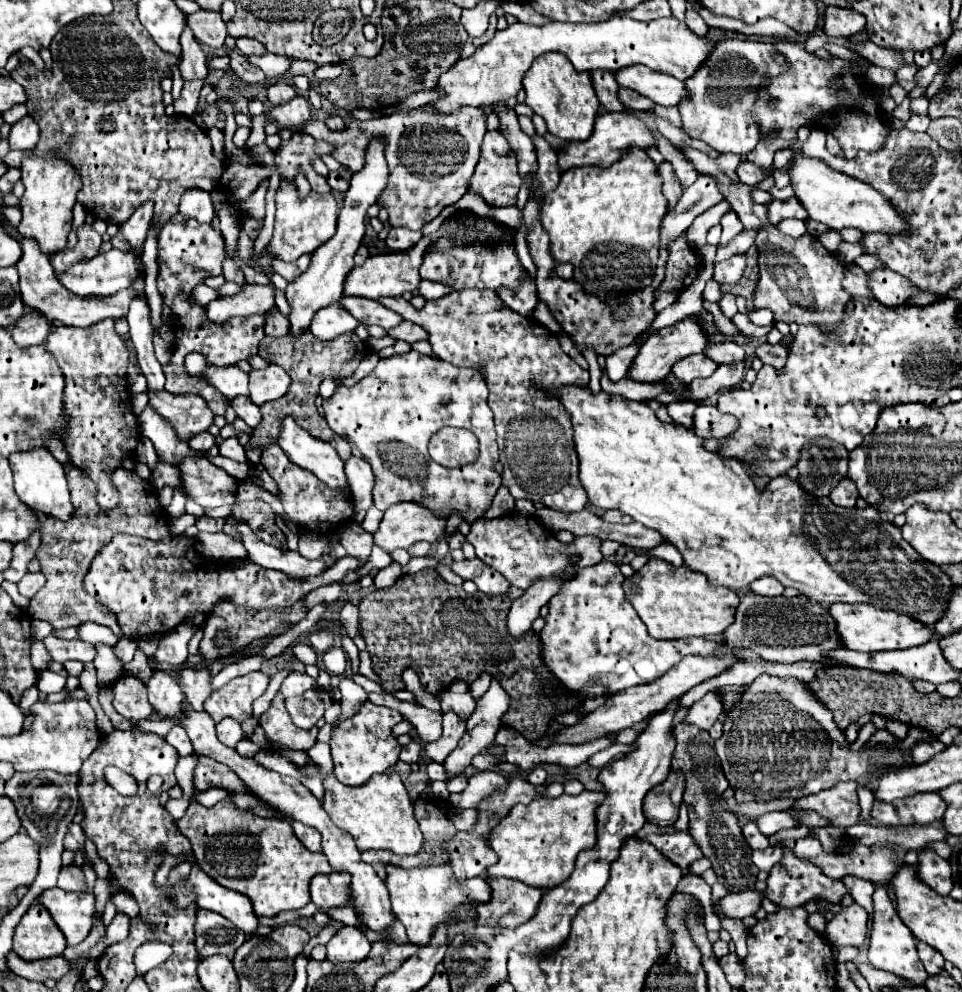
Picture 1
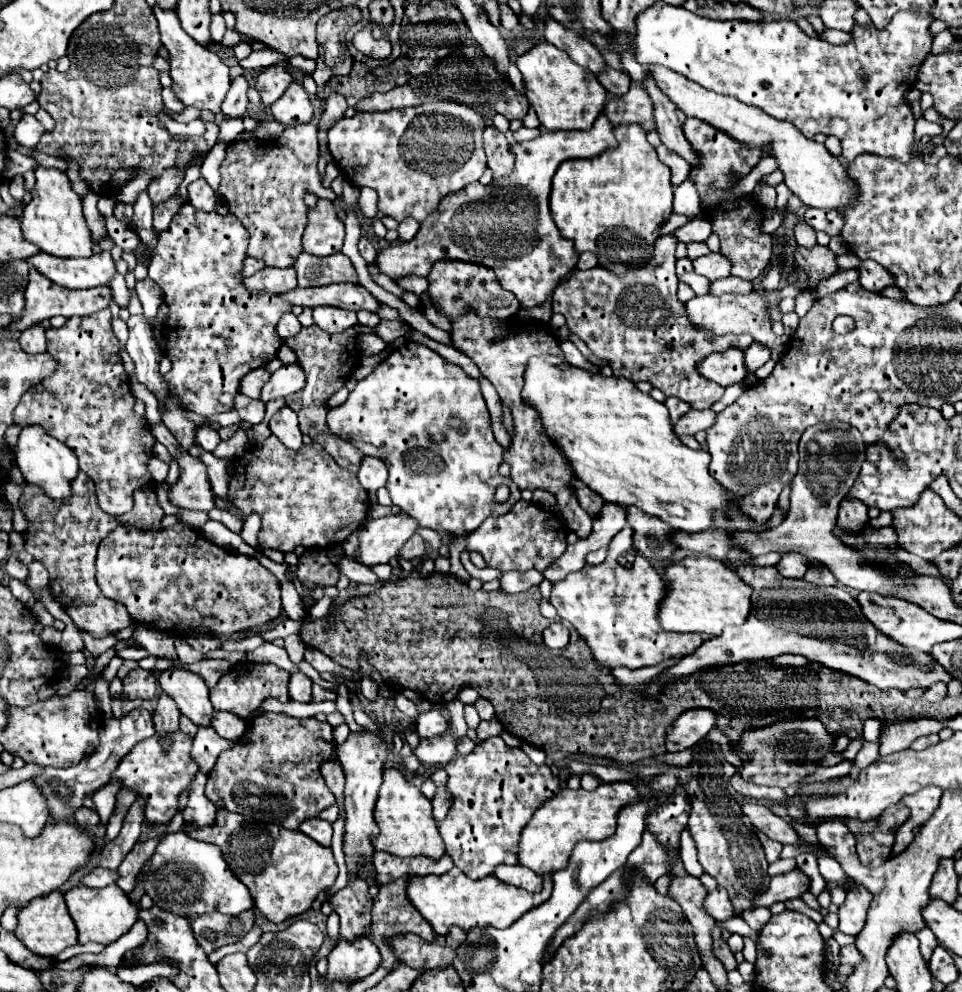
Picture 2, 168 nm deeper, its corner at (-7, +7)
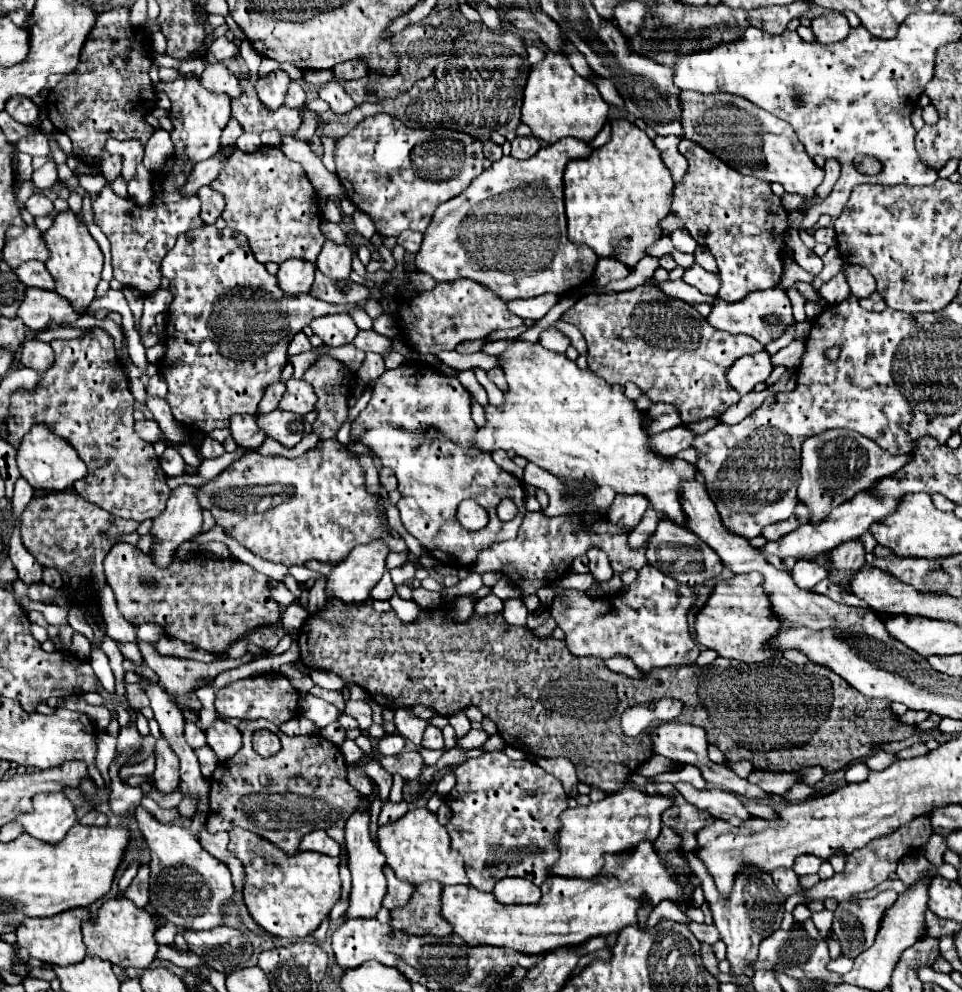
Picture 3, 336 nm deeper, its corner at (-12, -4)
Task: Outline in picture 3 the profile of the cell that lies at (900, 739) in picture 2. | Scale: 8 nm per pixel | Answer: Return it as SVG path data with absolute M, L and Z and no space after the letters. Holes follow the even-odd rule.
M876 751L868 759L864 759L864 765L868 769L886 769L896 761L896 753L886 753L886 751Z

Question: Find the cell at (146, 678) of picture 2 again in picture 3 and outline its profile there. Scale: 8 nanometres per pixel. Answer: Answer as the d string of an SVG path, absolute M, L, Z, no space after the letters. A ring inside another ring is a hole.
M138 683L134 685L126 685L126 699L128 699L128 705L132 705L132 709L140 711L142 707L148 707L148 699L146 699L146 693L142 693L142 687L138 687Z

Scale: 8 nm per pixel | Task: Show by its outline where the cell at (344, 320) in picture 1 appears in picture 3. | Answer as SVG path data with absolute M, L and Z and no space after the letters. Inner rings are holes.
M336 313L336 315L324 315L310 323L314 335L318 335L324 345L328 347L340 347L354 339L358 333L358 327L354 325L352 317L348 313Z

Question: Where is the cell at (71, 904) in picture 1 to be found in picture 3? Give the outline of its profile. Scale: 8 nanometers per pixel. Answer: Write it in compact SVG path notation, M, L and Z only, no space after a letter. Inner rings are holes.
M120 897L106 901L98 917L84 925L84 943L88 947L88 955L102 955L102 959L120 967L146 969L154 963L158 953L158 941L154 939L156 929L158 925L146 909L140 909L130 899Z

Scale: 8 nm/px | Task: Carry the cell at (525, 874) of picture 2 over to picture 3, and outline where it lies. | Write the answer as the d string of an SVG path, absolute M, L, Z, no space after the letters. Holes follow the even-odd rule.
M500 879L494 889L494 897L502 905L524 905L524 903L538 903L540 887L530 883L528 879Z

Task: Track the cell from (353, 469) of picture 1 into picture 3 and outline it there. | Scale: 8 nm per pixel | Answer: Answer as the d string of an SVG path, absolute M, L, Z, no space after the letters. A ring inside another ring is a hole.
M384 467L384 469L380 471L380 483L382 483L382 487L384 487L386 491L392 491L392 489L398 487L398 481L396 481L394 473L392 473L392 469L388 469L388 467Z

